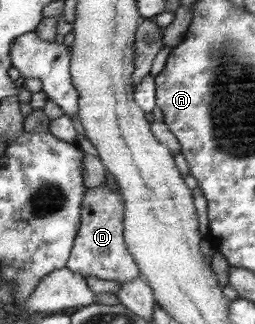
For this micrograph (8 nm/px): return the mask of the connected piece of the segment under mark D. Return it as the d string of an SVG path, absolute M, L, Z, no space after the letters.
M107 185L88 189L82 203L82 223L75 236L66 269L78 272L83 277L93 276L121 285L133 282L141 275L125 240L125 214L126 203L120 193L115 193Z

